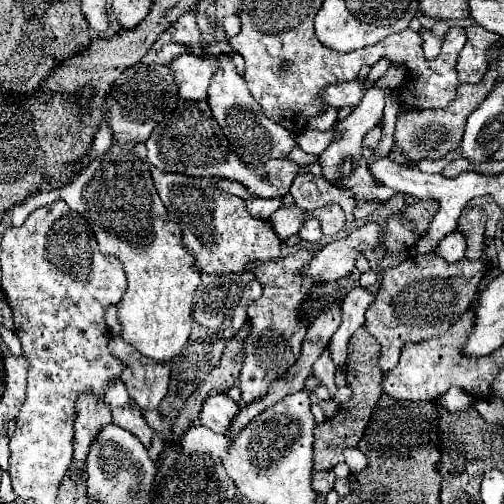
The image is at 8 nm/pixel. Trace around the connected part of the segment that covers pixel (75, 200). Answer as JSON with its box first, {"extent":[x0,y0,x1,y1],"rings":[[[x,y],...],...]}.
{"extent":[12,143,200,361],"rings":[[[112,143],[112,147],[104,153],[104,157],[96,157],[90,161],[82,173],[58,191],[43,191],[26,199],[22,205],[12,211],[12,225],[20,227],[29,214],[39,207],[52,204],[58,199],[64,199],[66,205],[80,213],[92,227],[98,247],[102,253],[110,253],[118,257],[124,265],[128,277],[128,289],[118,303],[118,319],[122,325],[122,337],[134,345],[142,355],[152,357],[154,361],[168,361],[176,357],[184,343],[190,337],[192,329],[192,299],[200,285],[200,269],[196,267],[194,255],[182,245],[182,229],[172,223],[166,215],[166,207],[156,193],[156,187],[150,177],[150,163],[146,159],[136,157],[134,149],[122,149]]]}

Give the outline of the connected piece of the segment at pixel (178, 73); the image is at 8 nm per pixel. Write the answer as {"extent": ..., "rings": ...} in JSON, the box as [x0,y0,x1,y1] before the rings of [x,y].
{"extent":[166,53,218,101],"rings":[[[182,53],[178,59],[166,65],[174,73],[174,83],[178,85],[178,95],[186,101],[206,99],[208,83],[218,67],[216,57],[196,57]]]}

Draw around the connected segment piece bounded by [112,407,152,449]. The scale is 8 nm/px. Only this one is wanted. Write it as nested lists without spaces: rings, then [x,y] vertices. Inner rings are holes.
[[[120,407],[120,409],[112,409],[112,423],[120,425],[122,429],[134,433],[142,445],[146,449],[150,449],[152,443],[152,429],[148,427],[148,423],[144,421],[142,413],[136,407]]]

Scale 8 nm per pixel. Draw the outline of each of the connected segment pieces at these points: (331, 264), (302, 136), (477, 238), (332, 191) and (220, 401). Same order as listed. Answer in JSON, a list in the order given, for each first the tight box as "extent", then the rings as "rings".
[{"extent":[302,223,382,281],"rings":[[[366,223],[350,235],[330,241],[320,251],[314,253],[312,261],[302,267],[304,277],[320,281],[338,281],[340,277],[352,273],[356,255],[366,249],[374,249],[382,239],[382,225]]]},{"extent":[296,129,334,155],"rings":[[[302,129],[296,137],[298,141],[298,147],[304,151],[304,153],[310,153],[310,155],[320,155],[332,141],[332,135],[334,131],[314,131],[314,129]]]},{"extent":[456,207,486,259],"rings":[[[468,207],[462,211],[462,217],[458,219],[456,231],[460,231],[466,237],[466,259],[480,259],[482,253],[482,241],[484,241],[484,223],[486,223],[486,211],[480,207]]]},{"extent":[290,173,356,231],"rings":[[[304,173],[294,179],[294,183],[290,187],[290,195],[294,197],[296,205],[306,211],[314,211],[328,203],[338,203],[346,215],[346,231],[352,231],[352,225],[354,225],[352,211],[354,211],[356,201],[348,189],[334,187],[326,179],[314,177],[312,173]]]},{"extent":[198,395,238,433],"rings":[[[214,395],[214,397],[208,397],[204,401],[204,407],[200,411],[200,417],[198,421],[206,427],[210,427],[212,431],[216,433],[228,433],[228,427],[230,427],[230,421],[234,419],[234,415],[238,413],[238,405],[226,395]]]}]

